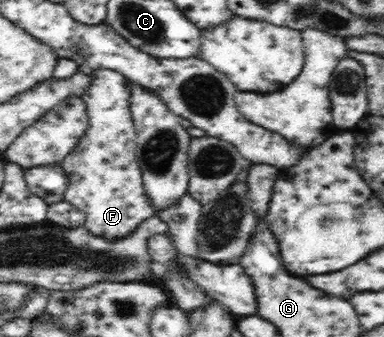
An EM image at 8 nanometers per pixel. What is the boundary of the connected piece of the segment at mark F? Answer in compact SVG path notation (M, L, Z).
M88 70L93 76L90 88L80 96L86 113L88 128L74 154L64 158L62 168L68 176L64 198L86 212L84 227L98 237L113 241L125 237L144 220L155 217L157 210L144 190L142 173L136 159L136 129L131 117L128 80L116 71Z

